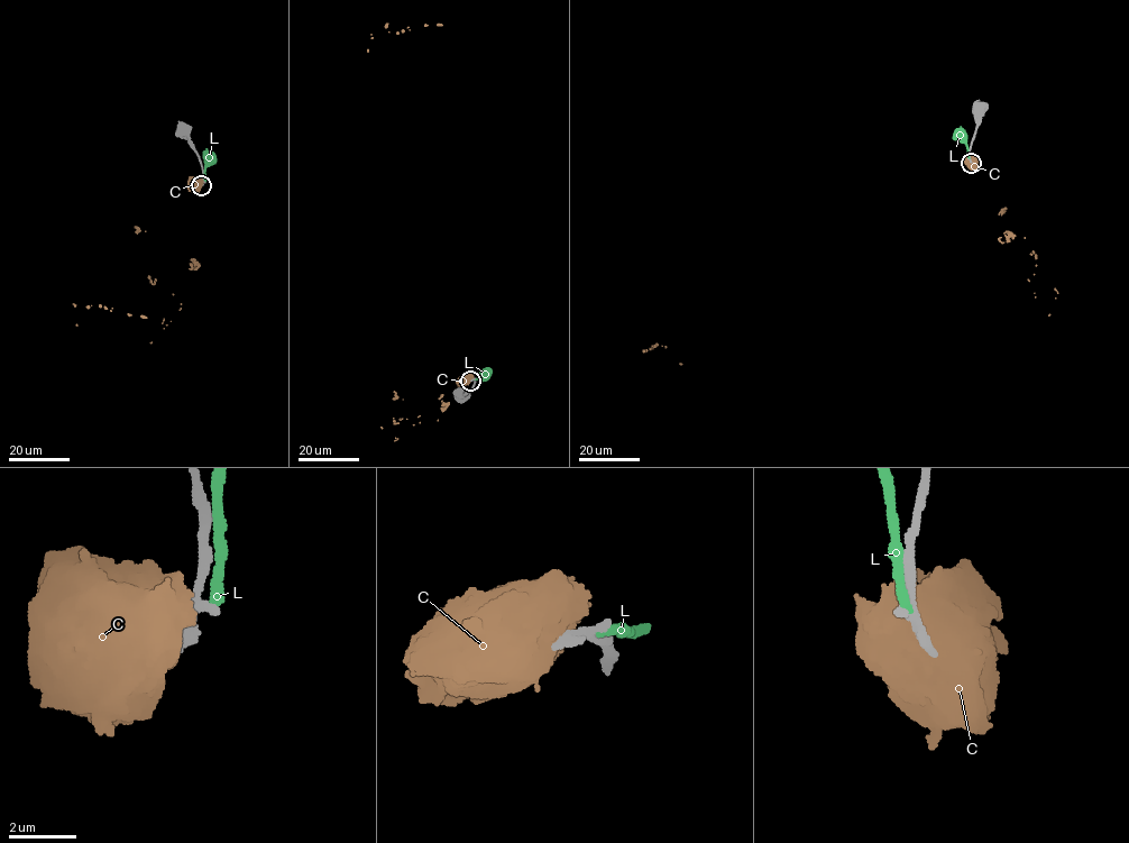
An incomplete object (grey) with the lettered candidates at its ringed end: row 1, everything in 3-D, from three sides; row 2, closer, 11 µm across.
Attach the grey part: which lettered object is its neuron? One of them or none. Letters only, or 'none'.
none

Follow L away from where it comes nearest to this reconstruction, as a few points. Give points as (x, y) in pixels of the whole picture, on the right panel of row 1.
L: (969, 158), (967, 146), (960, 134)

